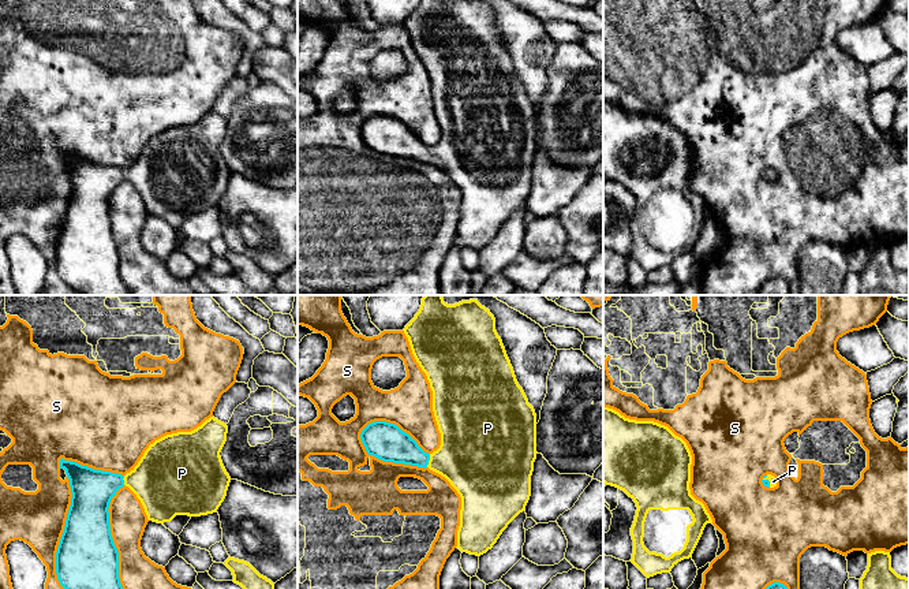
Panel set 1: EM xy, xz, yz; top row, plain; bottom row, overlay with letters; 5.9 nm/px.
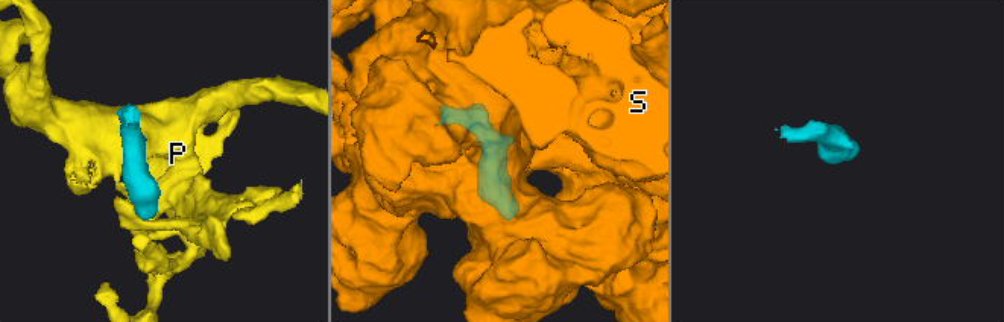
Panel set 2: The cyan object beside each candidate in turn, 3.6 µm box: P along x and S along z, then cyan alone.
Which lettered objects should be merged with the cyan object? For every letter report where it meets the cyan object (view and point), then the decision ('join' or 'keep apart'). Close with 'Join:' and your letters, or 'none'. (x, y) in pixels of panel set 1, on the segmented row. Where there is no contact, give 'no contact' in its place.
P: meets cyan in xz at (429, 459); join
S: meets cyan in xz at (386, 461); keep apart
Join: P

